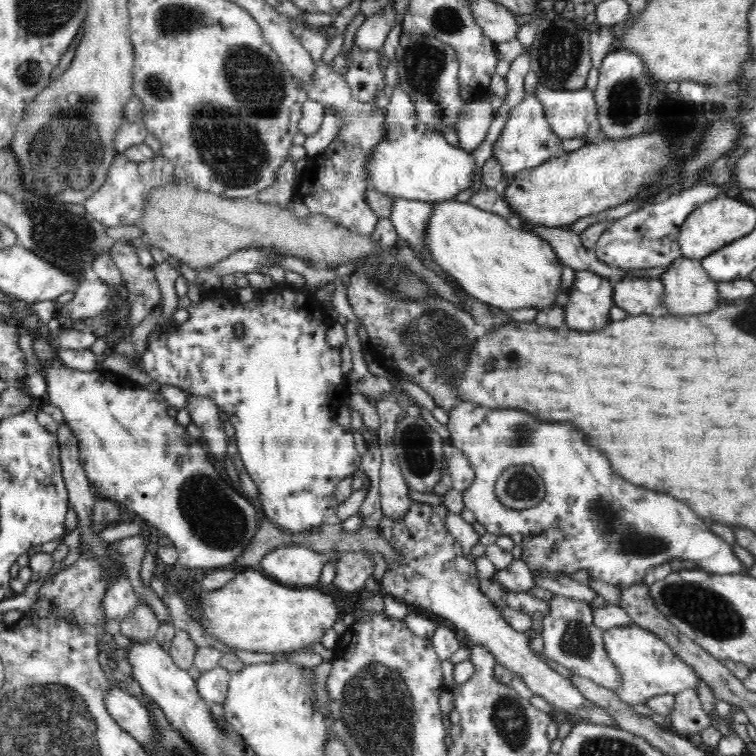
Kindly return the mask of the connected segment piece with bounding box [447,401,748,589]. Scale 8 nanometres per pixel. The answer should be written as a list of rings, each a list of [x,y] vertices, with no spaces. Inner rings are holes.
[[[468,401],[464,404],[458,403],[452,408],[449,413],[447,427],[450,432],[448,442],[464,452],[464,455],[468,457],[470,465],[472,465],[472,469],[475,471],[474,483],[463,493],[465,508],[474,512],[476,521],[484,525],[488,534],[501,537],[520,533],[523,538],[522,547],[525,550],[525,553],[522,554],[522,559],[530,567],[534,576],[542,576],[542,574],[543,576],[548,576],[548,574],[570,575],[573,572],[578,572],[578,570],[587,570],[589,580],[605,582],[623,589],[631,585],[644,584],[644,576],[646,576],[646,572],[650,568],[654,568],[654,566],[659,564],[667,564],[672,558],[677,558],[680,561],[691,560],[697,562],[705,571],[717,575],[748,572],[748,568],[744,567],[740,559],[736,558],[736,555],[733,554],[733,546],[727,544],[714,532],[709,532],[708,524],[706,524],[705,520],[698,518],[684,502],[678,502],[672,496],[656,494],[652,490],[648,491],[646,488],[634,486],[626,479],[614,475],[608,458],[600,450],[590,448],[586,444],[584,436],[580,432],[576,432],[570,424],[546,424],[546,422],[536,420],[532,414],[523,410],[512,410],[512,408],[502,408],[502,410],[499,408],[482,409],[481,406]]]

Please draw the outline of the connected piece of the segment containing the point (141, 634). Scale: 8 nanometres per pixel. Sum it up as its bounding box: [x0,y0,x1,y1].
[121,601,160,641]

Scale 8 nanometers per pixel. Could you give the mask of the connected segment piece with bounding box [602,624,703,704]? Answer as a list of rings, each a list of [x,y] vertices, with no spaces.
[[[632,624],[632,626],[618,626],[618,628],[610,628],[610,630],[604,631],[602,642],[609,659],[616,667],[621,678],[621,685],[615,690],[616,696],[626,704],[642,704],[642,702],[646,702],[646,700],[650,700],[654,696],[678,694],[685,688],[696,689],[698,683],[703,681],[691,666],[688,666],[682,658],[675,655],[675,652],[666,642],[658,638],[653,632],[640,628],[636,624]]]

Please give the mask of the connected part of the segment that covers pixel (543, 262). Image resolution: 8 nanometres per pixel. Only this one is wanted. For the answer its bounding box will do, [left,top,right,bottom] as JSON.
[424,199,566,313]

